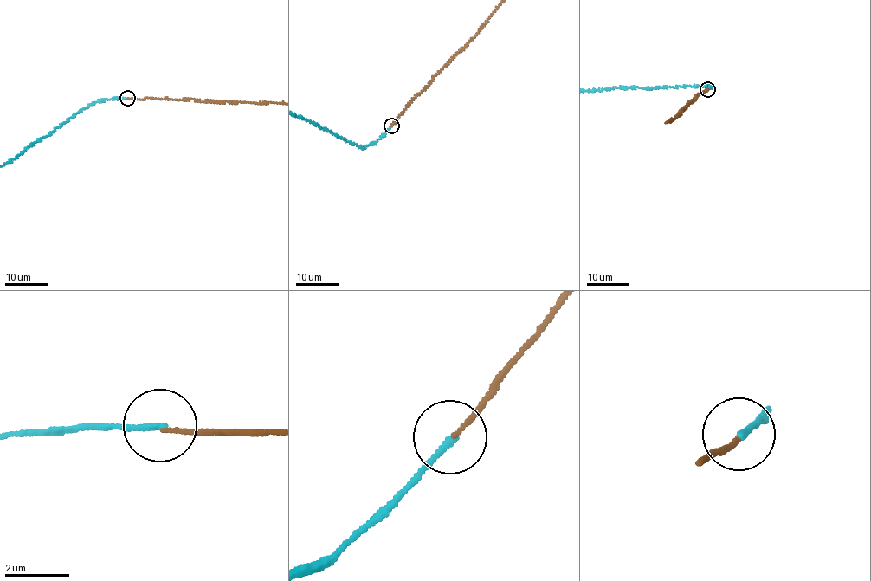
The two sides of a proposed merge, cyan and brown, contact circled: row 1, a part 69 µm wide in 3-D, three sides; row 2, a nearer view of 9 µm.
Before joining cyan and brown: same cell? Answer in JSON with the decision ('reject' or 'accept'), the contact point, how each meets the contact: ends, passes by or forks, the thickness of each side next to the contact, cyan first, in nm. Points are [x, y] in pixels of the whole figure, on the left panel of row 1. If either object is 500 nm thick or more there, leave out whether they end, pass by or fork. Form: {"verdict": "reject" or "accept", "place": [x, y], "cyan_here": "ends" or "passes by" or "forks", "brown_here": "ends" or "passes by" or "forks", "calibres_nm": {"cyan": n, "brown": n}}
{"verdict": "reject", "place": [127, 98], "cyan_here": "ends", "brown_here": "ends", "calibres_nm": {"cyan": 170, "brown": 120}}

